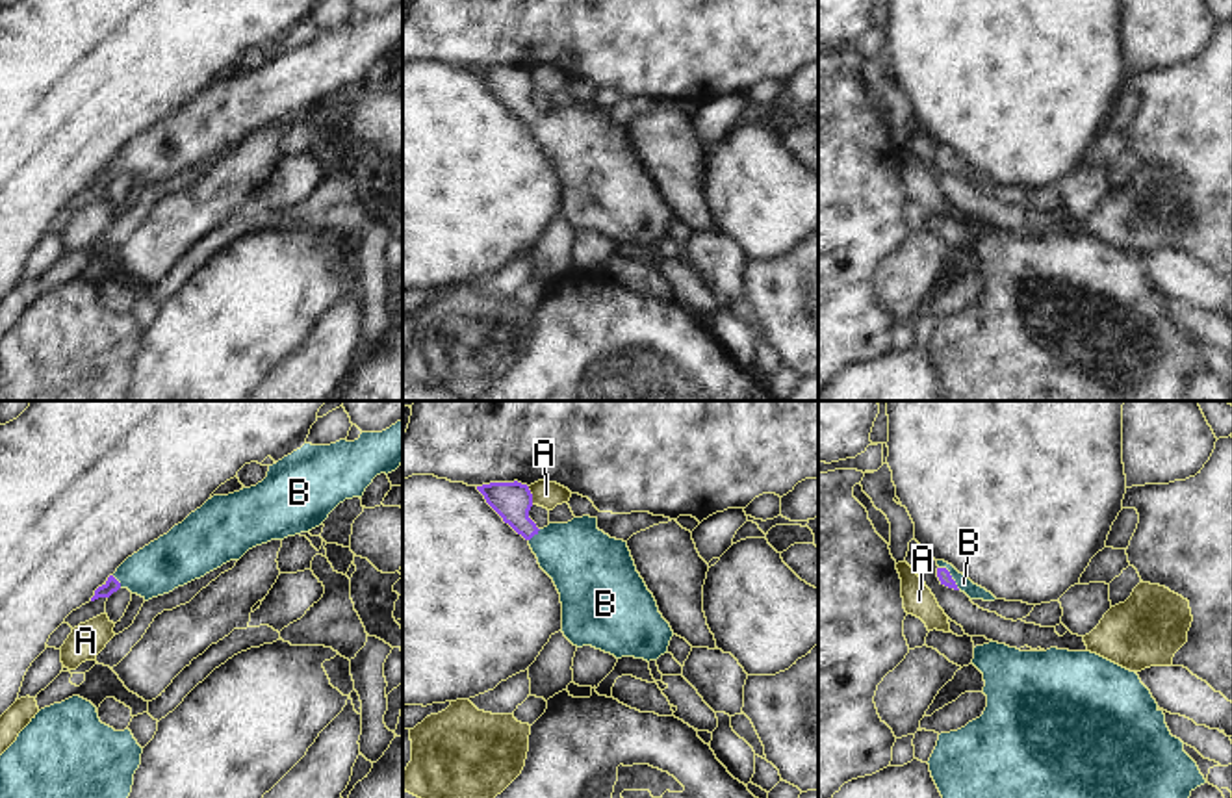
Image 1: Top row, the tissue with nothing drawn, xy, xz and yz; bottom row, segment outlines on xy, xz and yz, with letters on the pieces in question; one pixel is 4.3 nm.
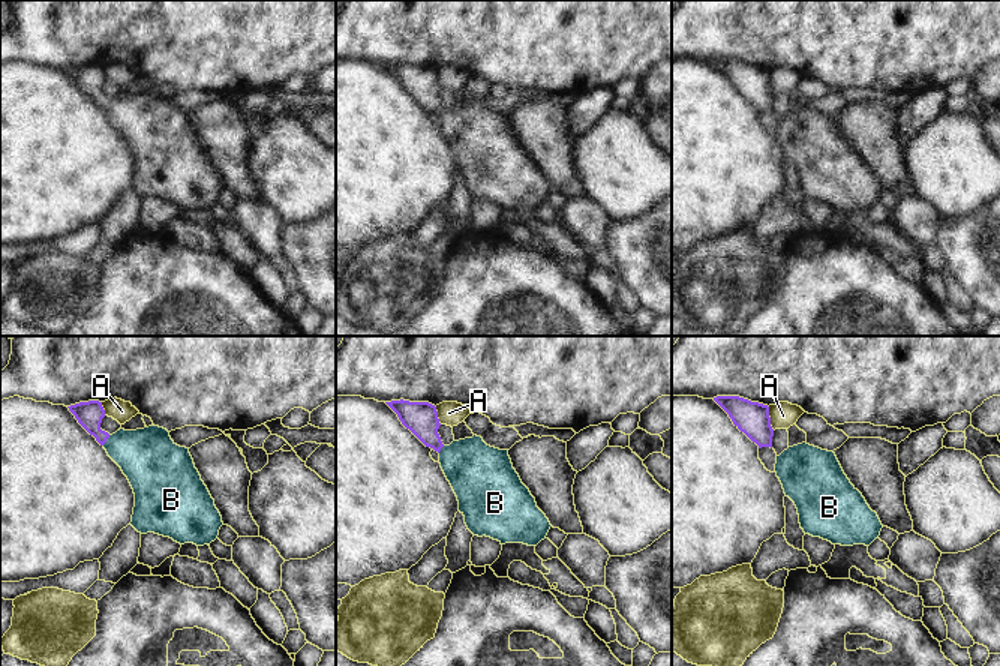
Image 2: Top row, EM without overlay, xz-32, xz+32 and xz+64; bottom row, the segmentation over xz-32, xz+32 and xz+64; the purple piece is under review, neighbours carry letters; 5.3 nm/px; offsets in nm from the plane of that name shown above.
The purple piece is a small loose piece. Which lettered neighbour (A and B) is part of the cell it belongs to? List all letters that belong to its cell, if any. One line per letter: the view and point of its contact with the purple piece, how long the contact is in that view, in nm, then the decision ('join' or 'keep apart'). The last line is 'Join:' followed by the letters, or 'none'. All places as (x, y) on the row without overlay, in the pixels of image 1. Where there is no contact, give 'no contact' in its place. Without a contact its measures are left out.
A: meets purple in xz at (531, 80); contact 80 nm long; keep apart
B: meets purple in yz at (950, 160); contact 140 nm long; join
Join: B

